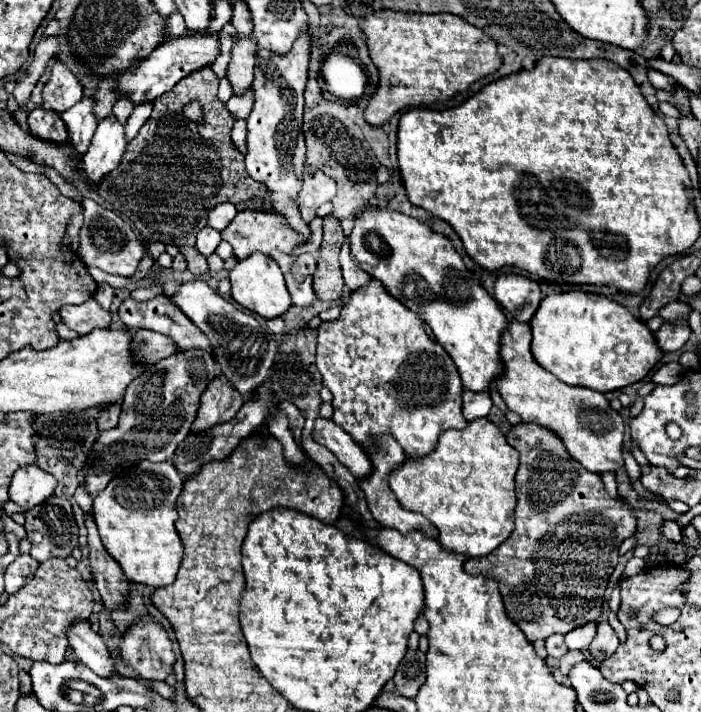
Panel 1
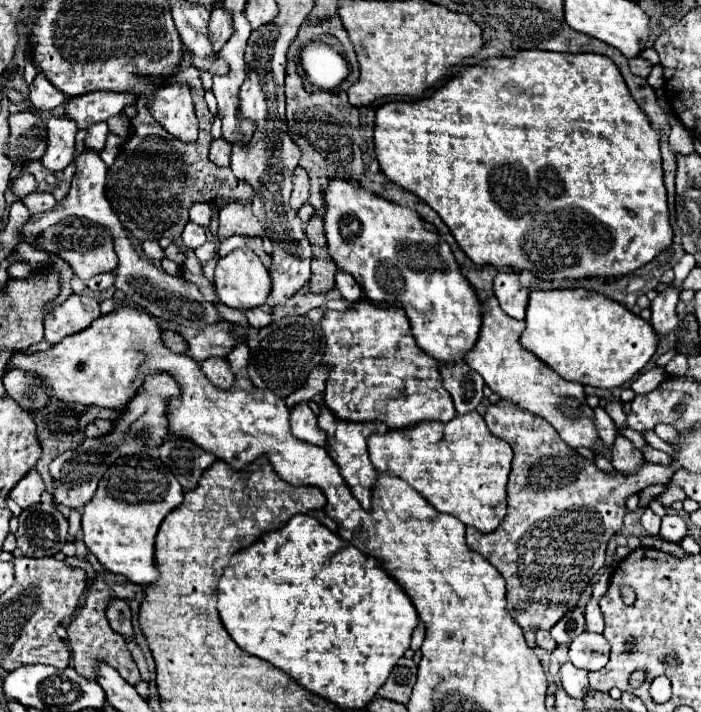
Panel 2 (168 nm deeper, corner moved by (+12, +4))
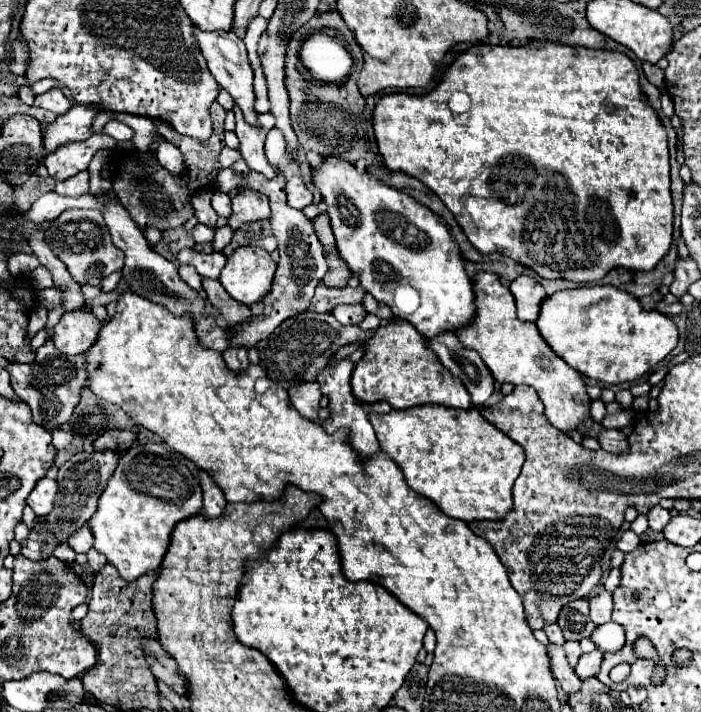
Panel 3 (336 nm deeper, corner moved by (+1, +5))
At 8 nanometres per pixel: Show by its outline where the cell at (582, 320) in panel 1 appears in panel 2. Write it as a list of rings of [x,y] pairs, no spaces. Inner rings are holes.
[[[530,289],[530,299],[526,307],[526,329],[520,337],[520,343],[568,381],[578,381],[582,385],[592,385],[600,389],[614,389],[630,381],[650,361],[650,357],[656,353],[656,347],[658,347],[658,333],[640,315],[634,315],[624,305],[596,291]]]

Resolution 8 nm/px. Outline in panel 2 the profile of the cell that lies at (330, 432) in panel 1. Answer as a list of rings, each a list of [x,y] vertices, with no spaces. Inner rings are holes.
[[[306,401],[296,403],[290,409],[290,425],[292,425],[292,433],[298,439],[324,447],[324,433],[318,427],[318,417],[312,413],[312,409],[308,407]]]

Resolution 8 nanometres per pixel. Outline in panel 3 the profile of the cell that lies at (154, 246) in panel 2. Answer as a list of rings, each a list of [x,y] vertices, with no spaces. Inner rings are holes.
[[[183,248],[179,254],[177,254],[177,260],[179,264],[191,264],[197,268],[197,272],[201,276],[207,276],[207,278],[219,278],[223,266],[225,266],[225,260],[227,256],[223,252],[211,252],[211,254],[201,254],[201,252],[195,252],[191,248]]]

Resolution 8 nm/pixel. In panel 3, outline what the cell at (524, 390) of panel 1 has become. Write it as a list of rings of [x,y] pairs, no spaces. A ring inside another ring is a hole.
[[[479,272],[473,280],[475,296],[477,296],[477,312],[475,320],[457,332],[461,344],[471,350],[477,350],[493,378],[501,384],[527,384],[533,386],[545,406],[547,420],[559,428],[561,432],[577,430],[583,418],[591,412],[591,398],[587,394],[587,386],[583,376],[567,366],[549,346],[543,342],[537,326],[533,322],[521,322],[515,314],[513,294],[505,284],[501,284],[499,276],[493,272]]]

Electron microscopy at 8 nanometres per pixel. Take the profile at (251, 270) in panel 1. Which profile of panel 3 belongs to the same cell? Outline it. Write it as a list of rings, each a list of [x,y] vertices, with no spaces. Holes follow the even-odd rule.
[[[241,246],[229,258],[219,276],[223,288],[231,298],[245,306],[261,302],[271,290],[277,264],[267,250],[255,246]]]

